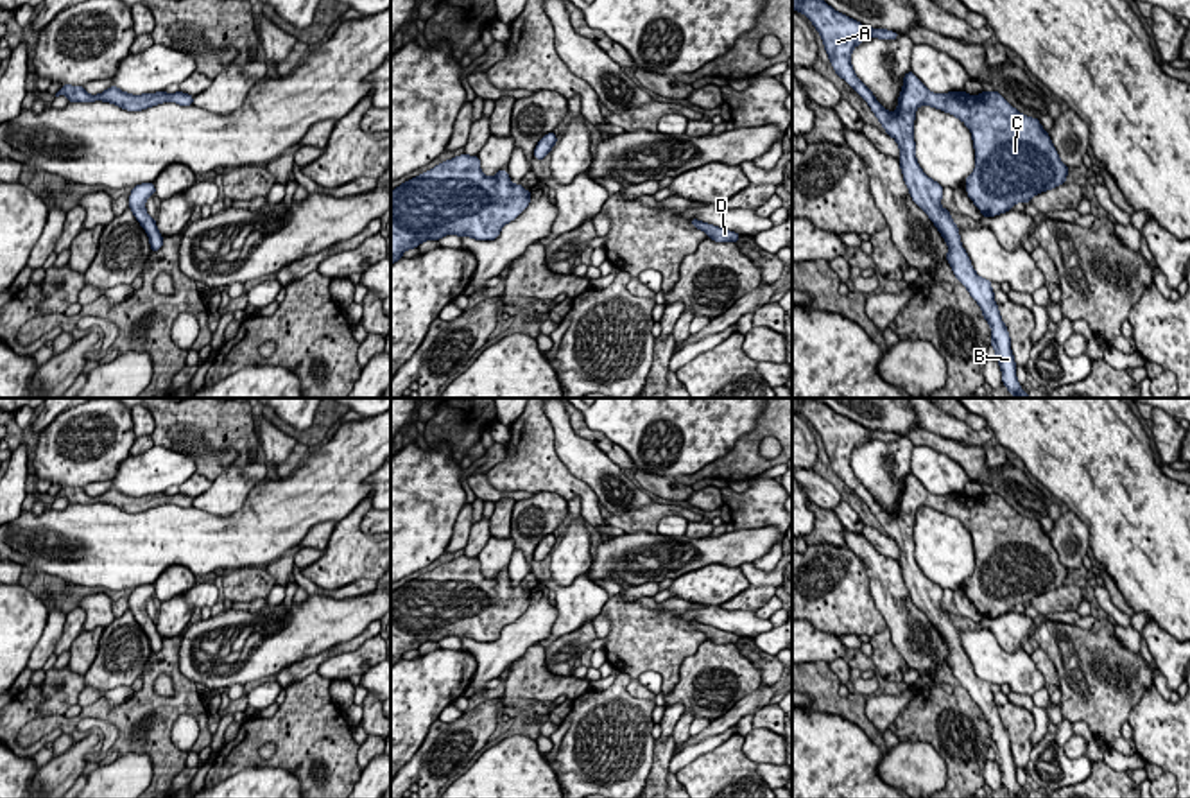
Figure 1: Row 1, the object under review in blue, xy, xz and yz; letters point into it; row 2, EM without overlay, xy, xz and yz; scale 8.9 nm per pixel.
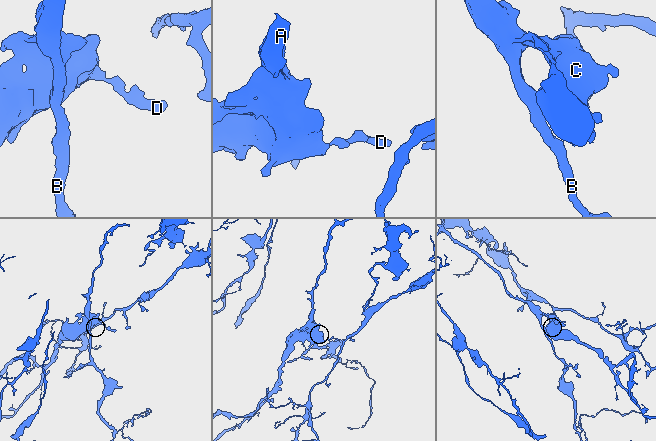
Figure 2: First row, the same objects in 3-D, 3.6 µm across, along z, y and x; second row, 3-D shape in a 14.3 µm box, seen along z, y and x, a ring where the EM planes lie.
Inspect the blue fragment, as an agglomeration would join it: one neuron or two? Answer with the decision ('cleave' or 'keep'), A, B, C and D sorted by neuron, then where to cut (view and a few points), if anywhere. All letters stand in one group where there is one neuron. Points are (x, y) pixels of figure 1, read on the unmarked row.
keep | A B C D | no cut

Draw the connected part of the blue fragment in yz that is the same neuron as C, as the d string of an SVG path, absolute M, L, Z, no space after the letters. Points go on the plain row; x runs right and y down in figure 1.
M792 398L792 411L803 414L823 439L830 464L871 509L885 534L900 549L900 568L912 603L927 613L948 646L946 662L957 681L979 705L991 728L991 748L1002 771L1002 784L1013 798L1029 798L1018 785L1007 728L995 705L991 683L980 680L964 653L959 629L941 608L943 588L930 581L916 561L914 520L919 507L946 513L966 525L975 549L975 572L966 579L968 599L984 619L1009 613L1016 604L1030 604L1036 595L1066 583L1068 568L1059 561L1048 534L1038 520L1014 511L998 493L932 495L912 473L903 479L896 513L887 513L860 484L851 468L851 454L867 439L896 441L900 436L871 430L837 414L824 402Z

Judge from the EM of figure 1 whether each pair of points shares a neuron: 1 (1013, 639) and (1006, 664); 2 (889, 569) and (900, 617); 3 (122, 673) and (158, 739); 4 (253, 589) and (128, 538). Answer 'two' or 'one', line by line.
1: two
2: one
3: two
4: two

